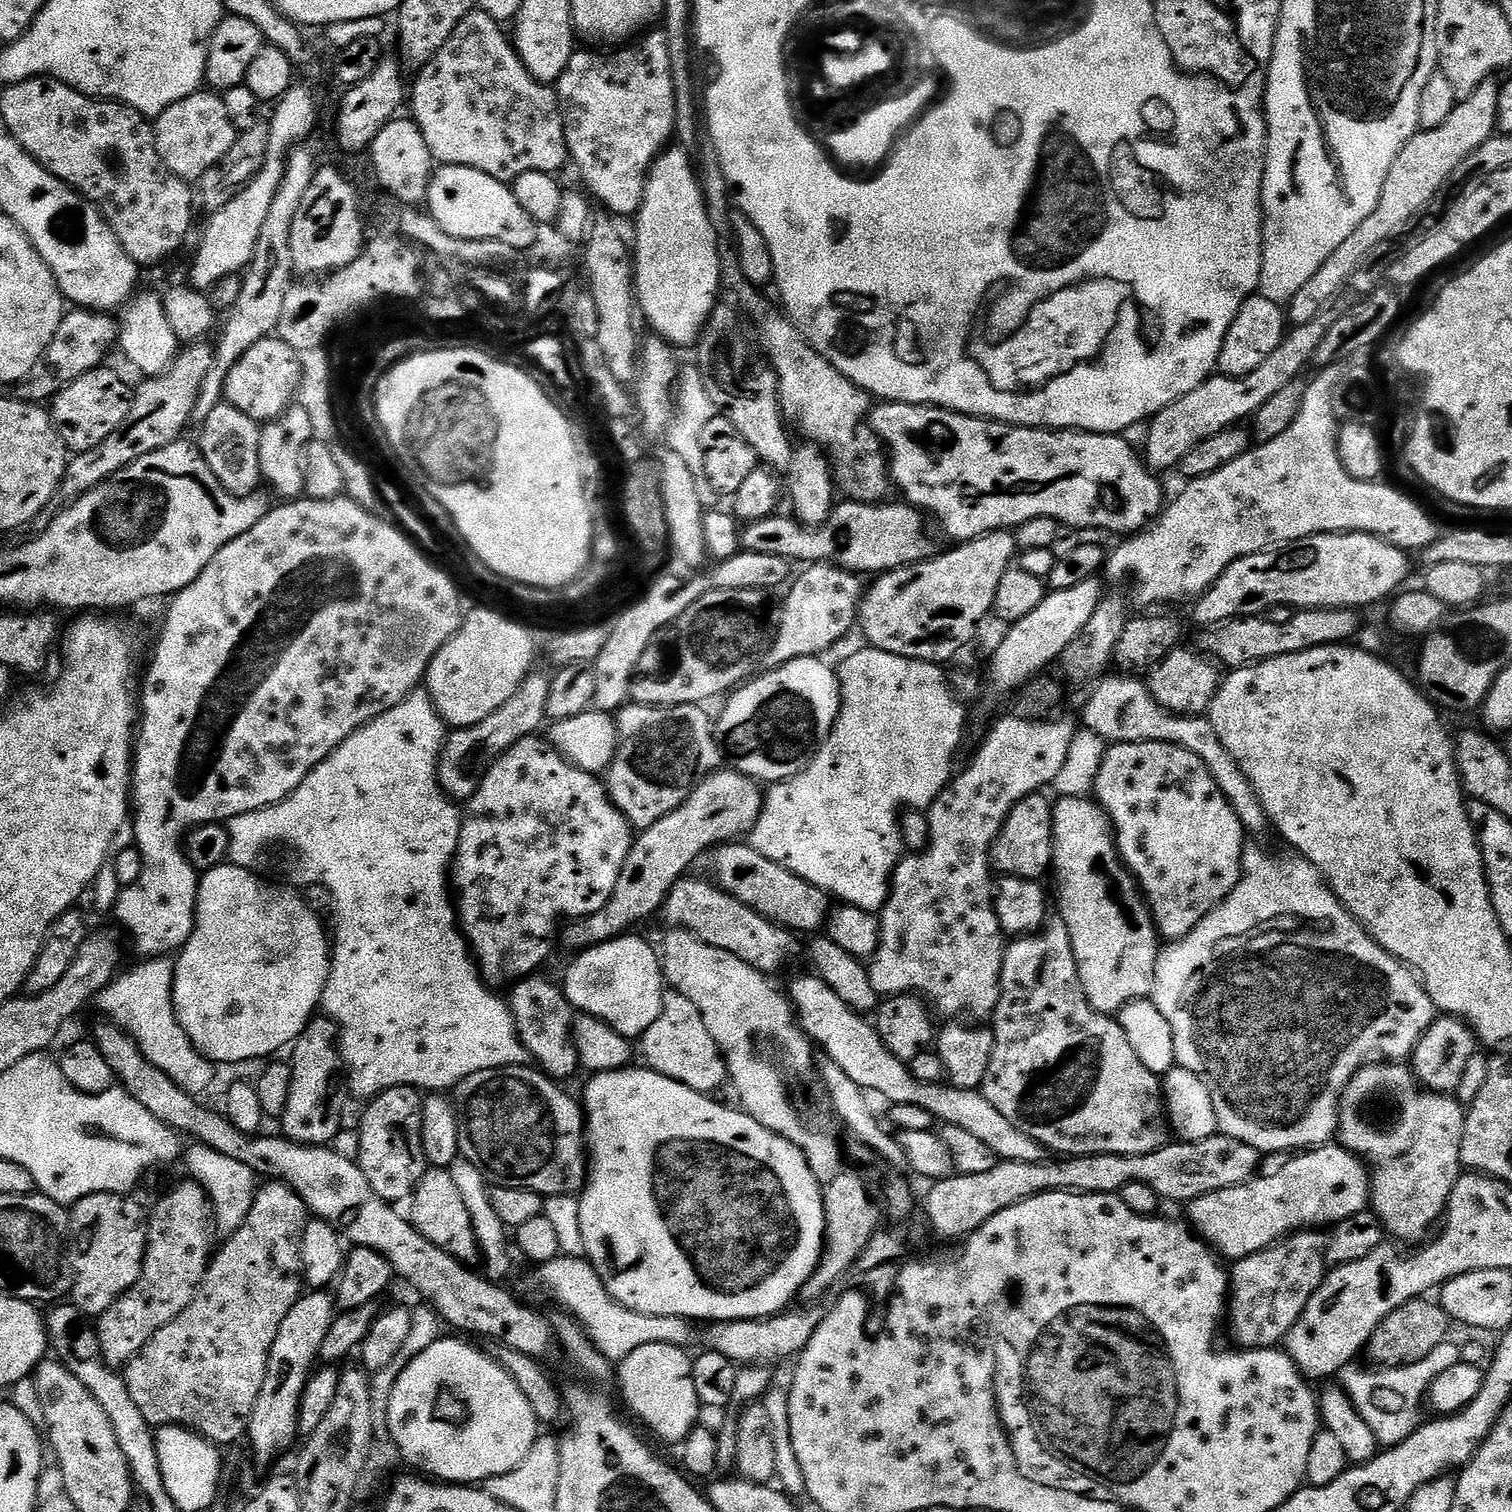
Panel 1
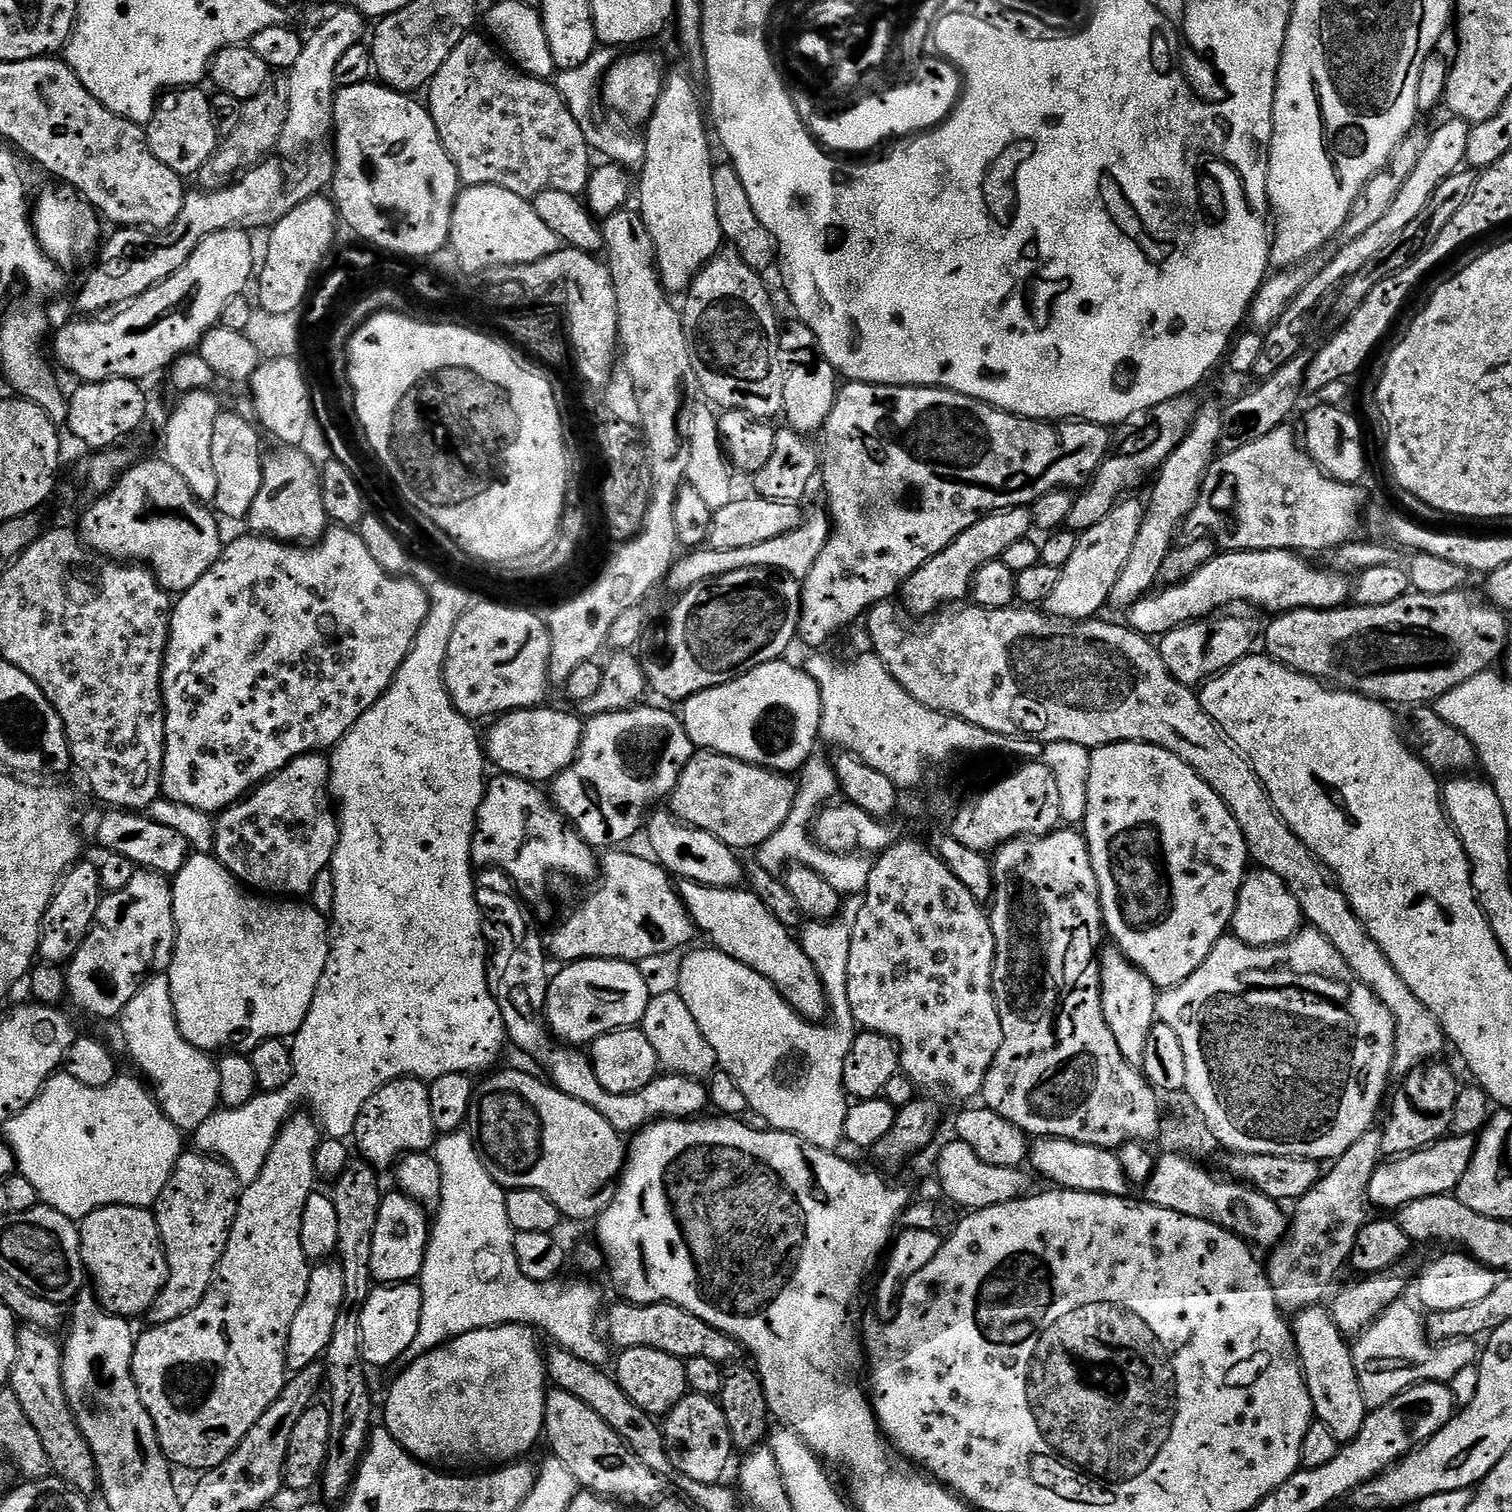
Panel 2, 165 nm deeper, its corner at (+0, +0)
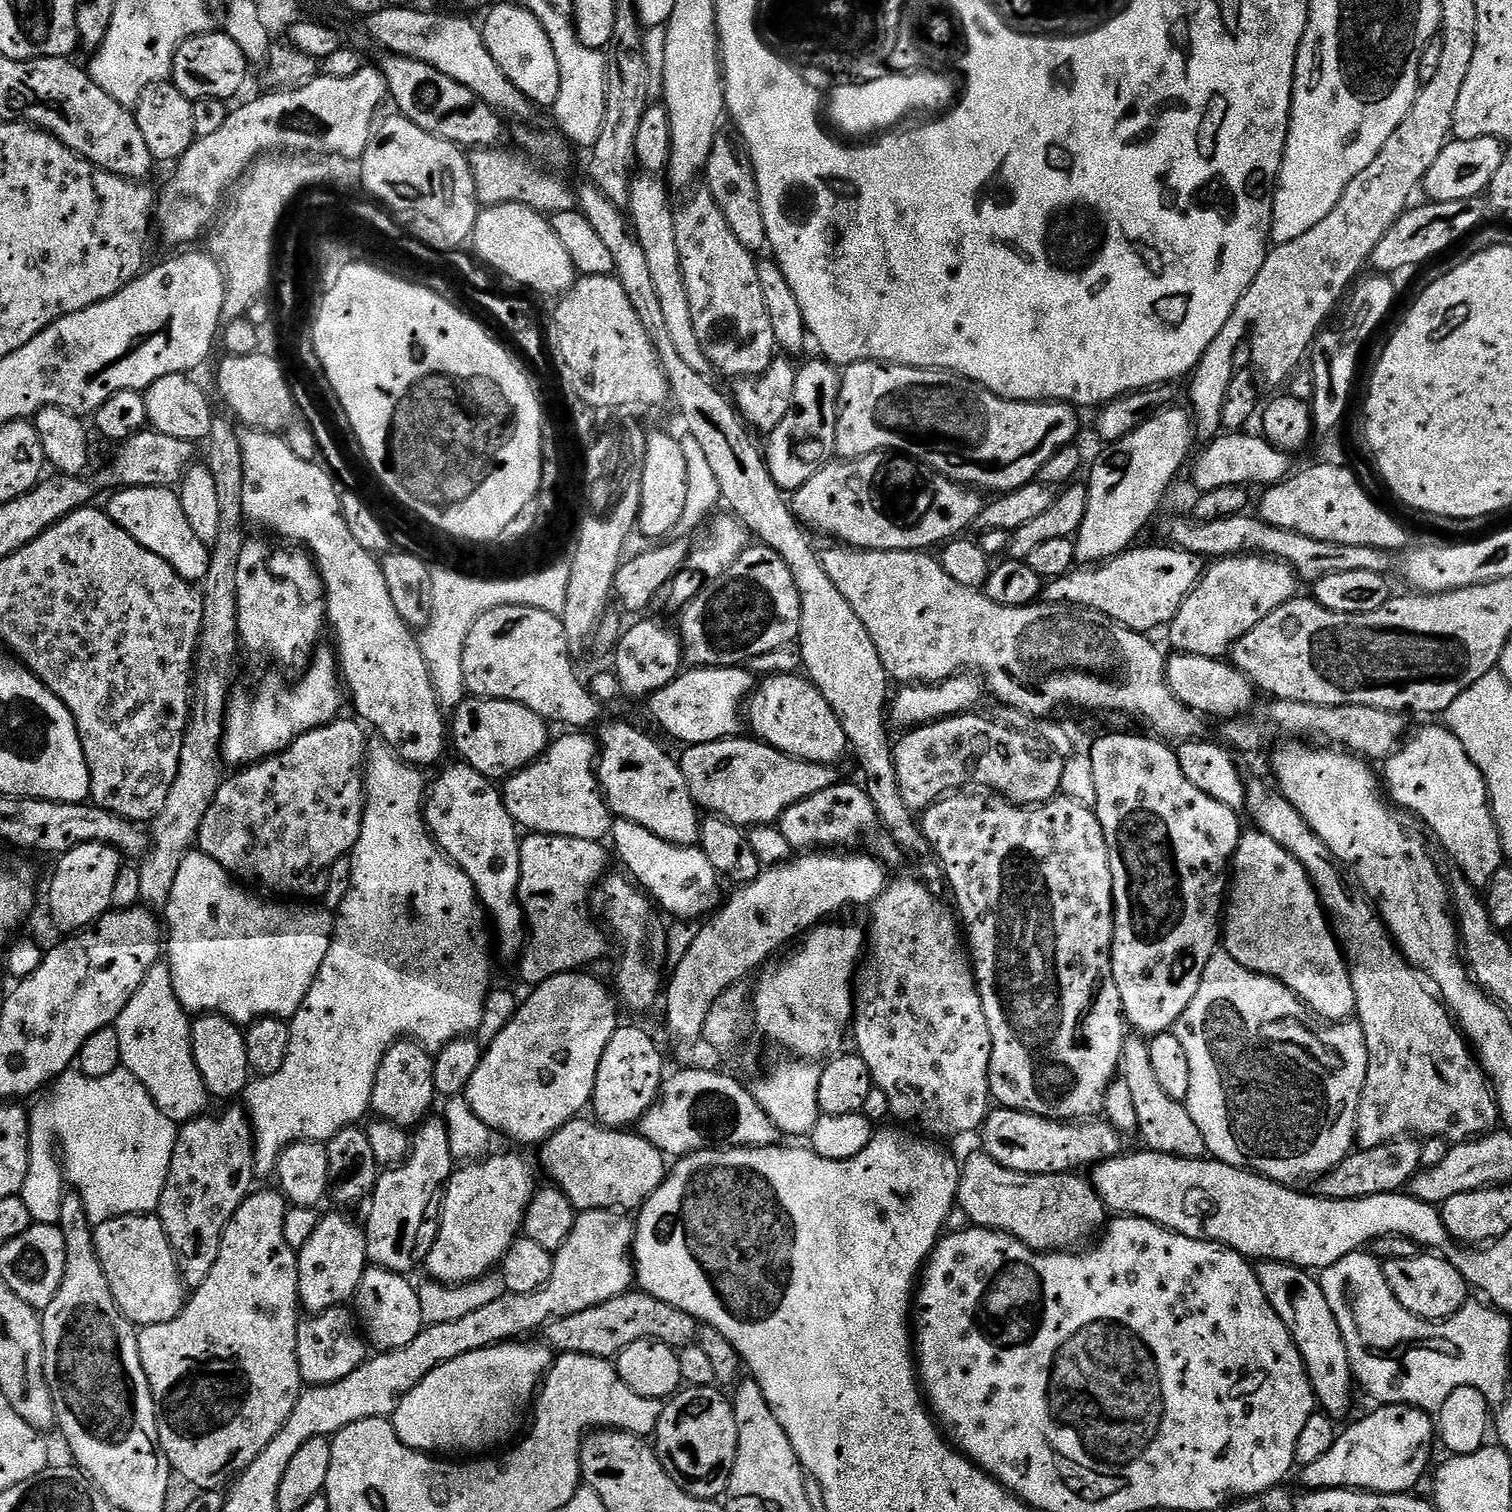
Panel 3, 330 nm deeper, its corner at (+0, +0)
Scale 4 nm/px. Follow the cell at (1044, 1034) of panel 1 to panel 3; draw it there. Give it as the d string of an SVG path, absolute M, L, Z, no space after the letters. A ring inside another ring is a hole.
M960 790L955 794L945 794L938 800L932 801L927 808L923 809L918 823L923 839L928 840L936 847L935 859L938 861L943 879L948 880L952 887L952 896L956 899L955 907L958 909L959 917L966 927L966 942L970 947L970 959L974 965L976 983L982 998L982 1010L986 1010L986 1026L990 1026L990 1038L992 1039L992 1053L990 1054L990 1070L988 1071L988 1081L990 1082L990 1096L993 1101L1001 1108L1016 1108L1020 1112L1032 1112L1035 1116L1045 1116L1047 1120L1058 1120L1061 1122L1084 1122L1089 1118L1095 1117L1104 1111L1104 1095L1111 1086L1114 1077L1117 1075L1120 1066L1120 1055L1124 1049L1124 1038L1126 1035L1126 1021L1124 1018L1124 1007L1118 994L1118 986L1114 982L1114 970L1112 969L1112 943L1114 942L1114 902L1112 901L1112 875L1110 874L1110 862L1108 861L1108 851L1106 850L1106 838L1104 837L1104 827L1098 822L1095 811L1088 808L1085 804L1079 804L1077 800L1063 794L1048 800L1045 804L1034 804L1025 806L1013 804L1006 797L999 795L991 790Z

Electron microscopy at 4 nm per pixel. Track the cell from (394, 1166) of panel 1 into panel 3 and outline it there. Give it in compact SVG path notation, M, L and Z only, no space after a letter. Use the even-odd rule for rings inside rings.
M412 1038L397 1040L390 1045L374 1078L371 1111L376 1112L381 1120L389 1120L399 1128L412 1130L433 1111L435 1100L438 1100L438 1093L434 1086L433 1053Z

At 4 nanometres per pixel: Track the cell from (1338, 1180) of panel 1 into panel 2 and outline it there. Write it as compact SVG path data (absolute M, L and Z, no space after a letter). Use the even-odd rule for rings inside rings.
M1447 1135L1442 1140L1405 1156L1385 1159L1379 1163L1370 1178L1367 1199L1380 1208L1395 1210L1418 1198L1446 1196L1455 1193L1462 1182L1476 1149L1476 1136Z

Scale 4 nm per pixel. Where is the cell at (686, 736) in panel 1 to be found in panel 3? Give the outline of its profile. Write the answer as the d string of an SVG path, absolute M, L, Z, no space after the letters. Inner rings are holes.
M572 730L569 736L560 736L551 741L548 749L537 760L518 772L513 772L503 781L502 795L506 810L513 817L521 829L529 833L544 832L547 836L569 836L570 838L586 838L587 840L603 841L612 831L612 812L604 800L604 793L594 771L594 761L598 756L598 748L588 736L583 736L583 731Z

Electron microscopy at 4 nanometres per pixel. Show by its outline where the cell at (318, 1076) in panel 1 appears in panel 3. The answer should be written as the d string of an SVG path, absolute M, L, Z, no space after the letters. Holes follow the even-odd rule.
M279 1190L273 1192L253 1191L238 1206L238 1210L228 1220L222 1234L222 1242L218 1250L218 1258L214 1266L210 1266L210 1274L187 1297L184 1309L178 1318L170 1318L170 1322L161 1324L146 1324L138 1332L138 1354L142 1358L142 1370L146 1370L146 1378L150 1382L150 1390L156 1407L156 1429L158 1430L160 1450L166 1454L168 1463L172 1465L173 1473L184 1480L189 1480L196 1490L220 1490L229 1482L235 1481L241 1472L245 1472L270 1446L270 1438L286 1426L286 1418L294 1410L296 1400L302 1391L302 1381L298 1370L298 1354L296 1353L296 1330L300 1327L302 1319L298 1309L301 1307L300 1291L298 1290L298 1262L300 1257L297 1249L291 1248L286 1242L284 1233L284 1219L290 1205L284 1198L284 1193Z

